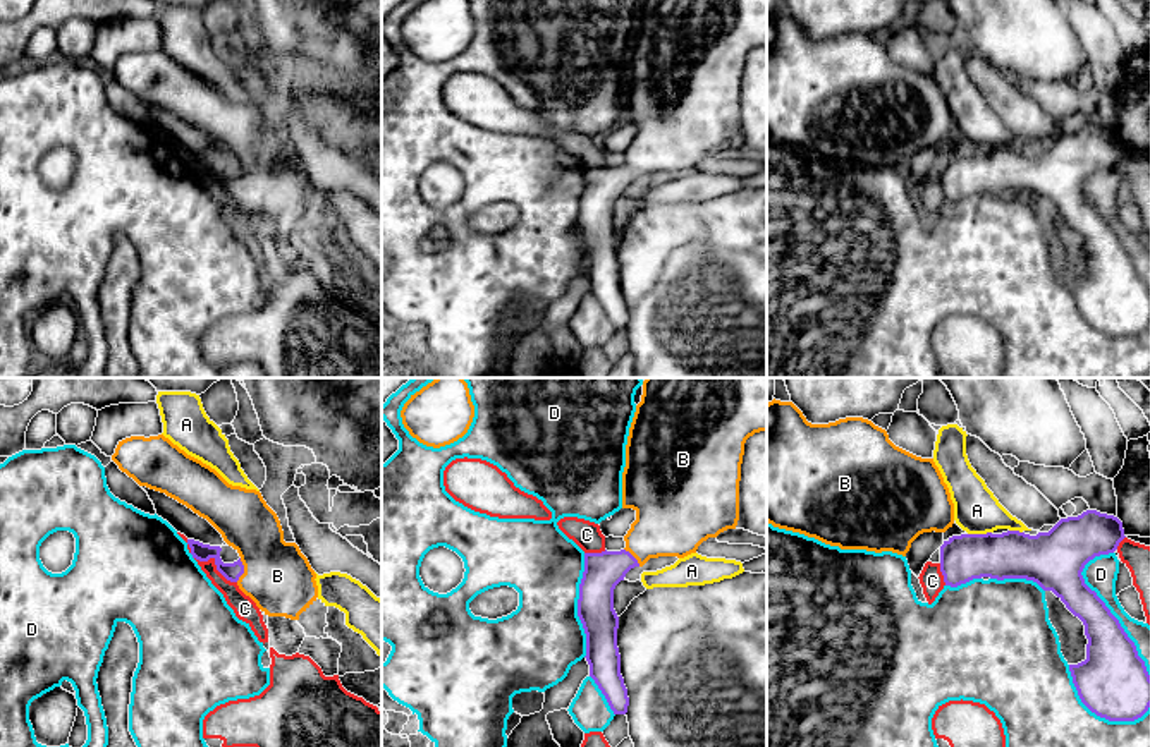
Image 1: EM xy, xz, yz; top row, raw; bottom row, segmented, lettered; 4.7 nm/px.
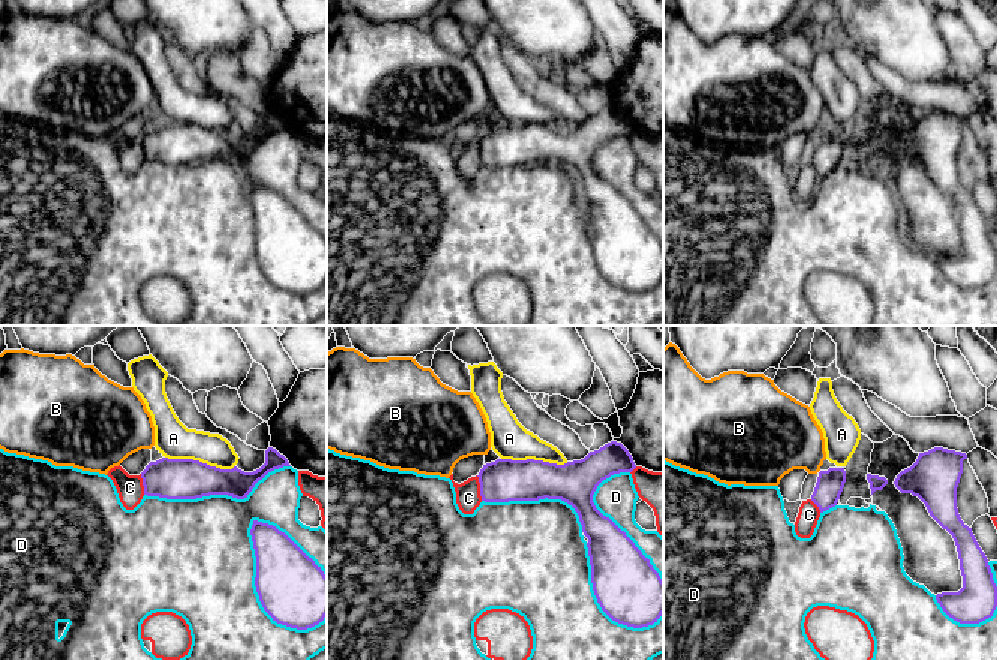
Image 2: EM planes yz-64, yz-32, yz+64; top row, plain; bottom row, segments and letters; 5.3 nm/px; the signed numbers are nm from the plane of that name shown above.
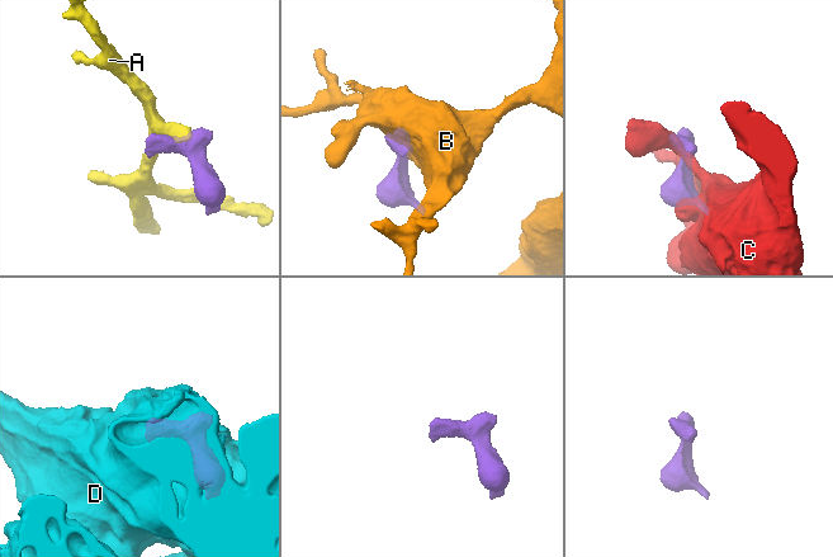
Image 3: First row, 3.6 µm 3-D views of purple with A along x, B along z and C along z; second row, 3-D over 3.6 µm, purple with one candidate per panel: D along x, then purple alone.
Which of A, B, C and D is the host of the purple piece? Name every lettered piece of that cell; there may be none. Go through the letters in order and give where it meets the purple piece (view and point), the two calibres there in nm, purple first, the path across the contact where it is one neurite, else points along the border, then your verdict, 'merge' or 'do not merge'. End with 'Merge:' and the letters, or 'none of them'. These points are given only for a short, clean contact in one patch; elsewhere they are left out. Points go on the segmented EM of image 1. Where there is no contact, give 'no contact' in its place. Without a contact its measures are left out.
A: yz (978, 534) | 220/220 nm | along yz (990, 531), (968, 534) | do not merge
B: xy (243, 570) | 80/320 nm | across xy (201, 552), (229, 570), (243, 570), (272, 572), (277, 576) | merge
C: xy (215, 564) | 80/110 nm | do not merge
D: yz (1113, 615) | 280/160 nm | do not merge
Merge: B

